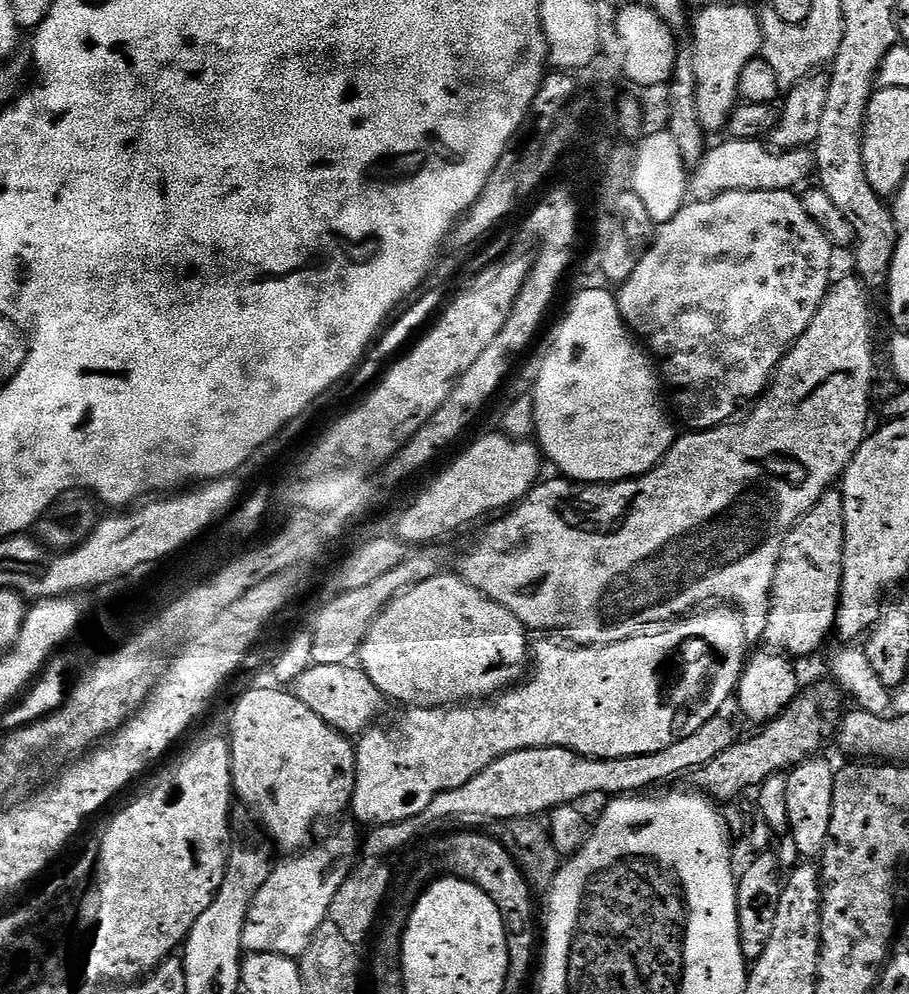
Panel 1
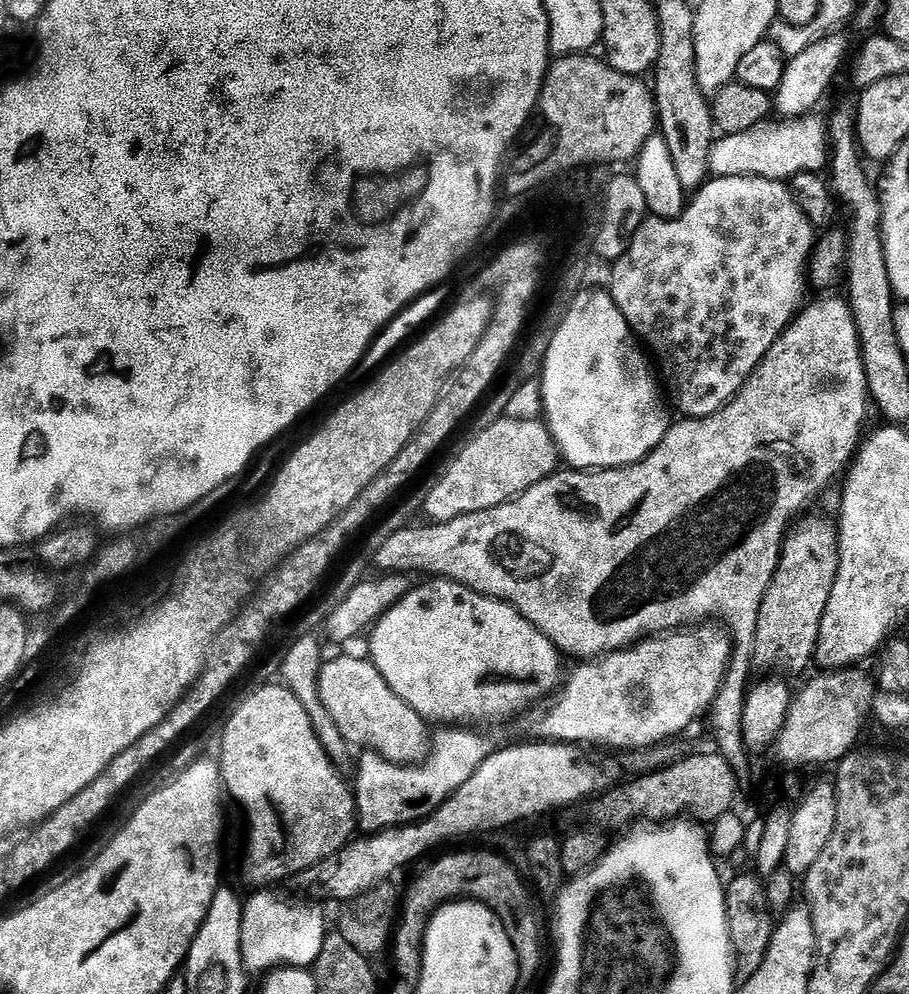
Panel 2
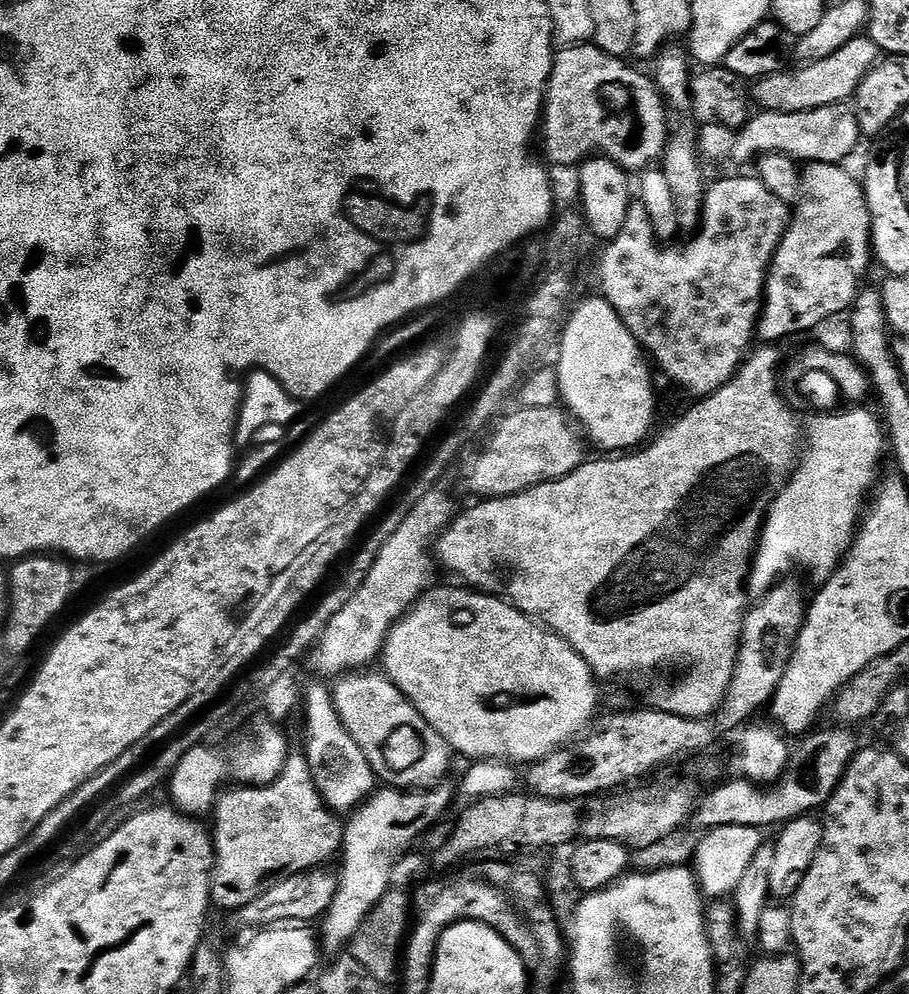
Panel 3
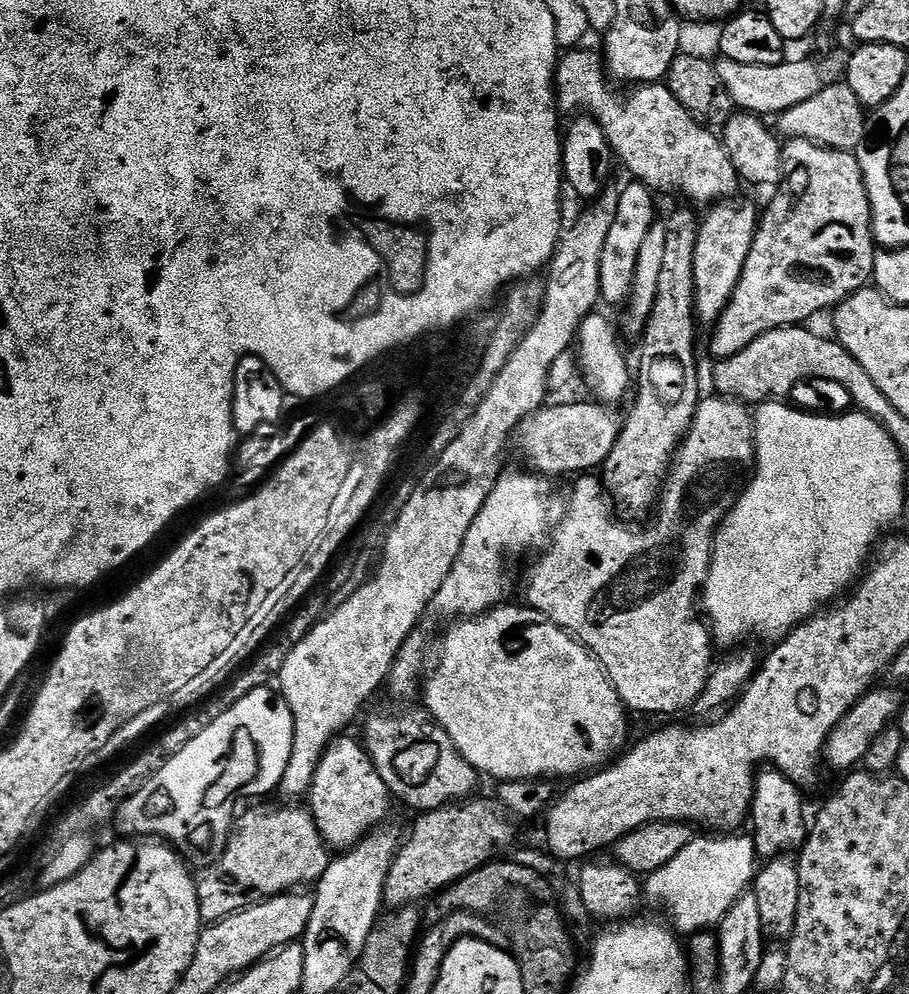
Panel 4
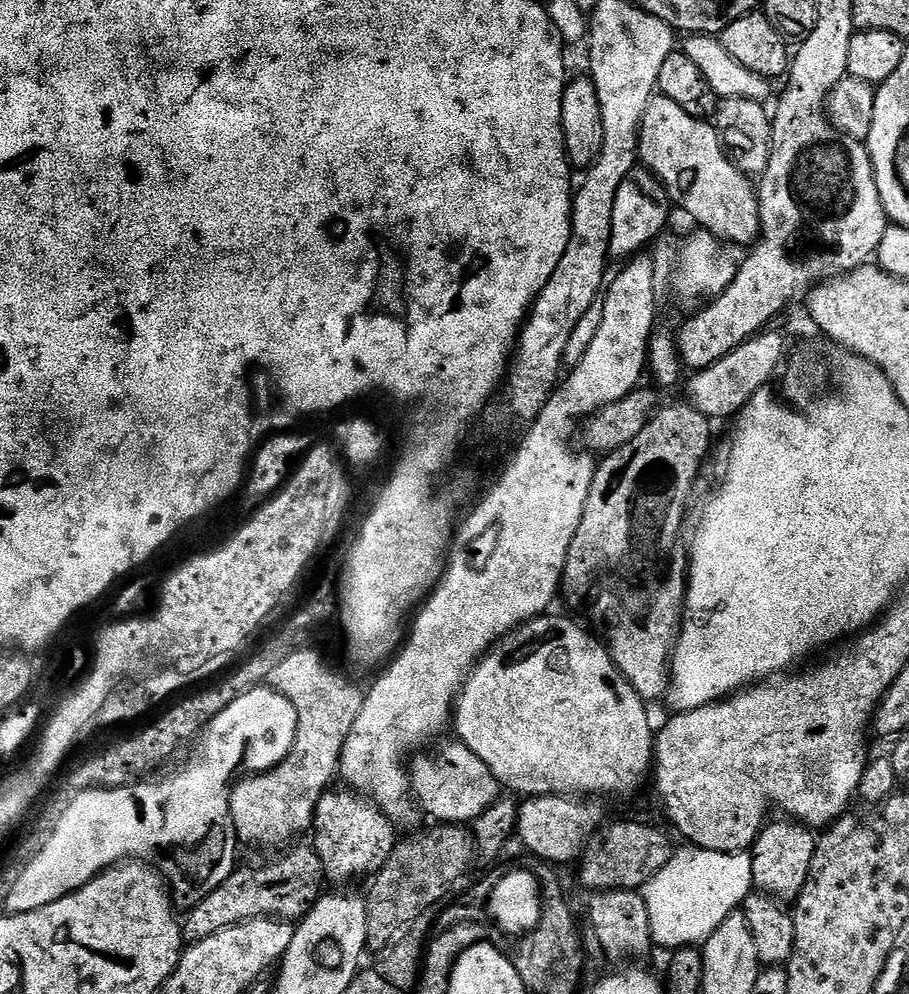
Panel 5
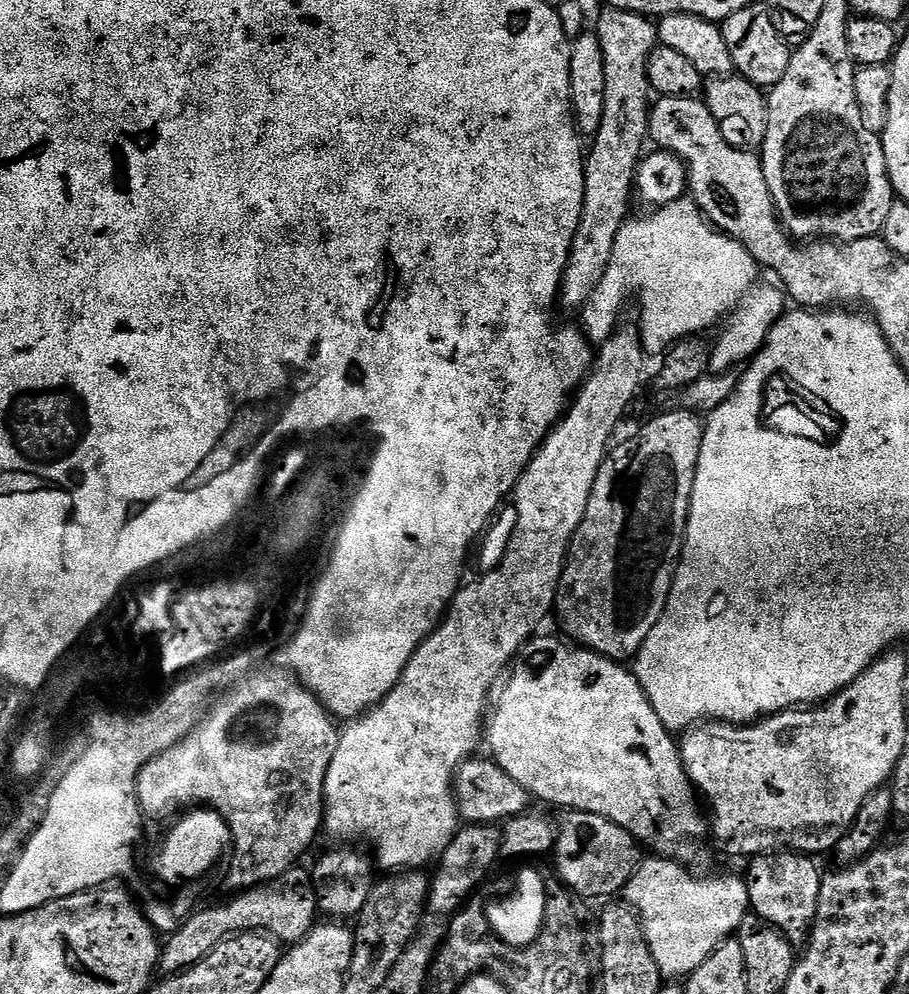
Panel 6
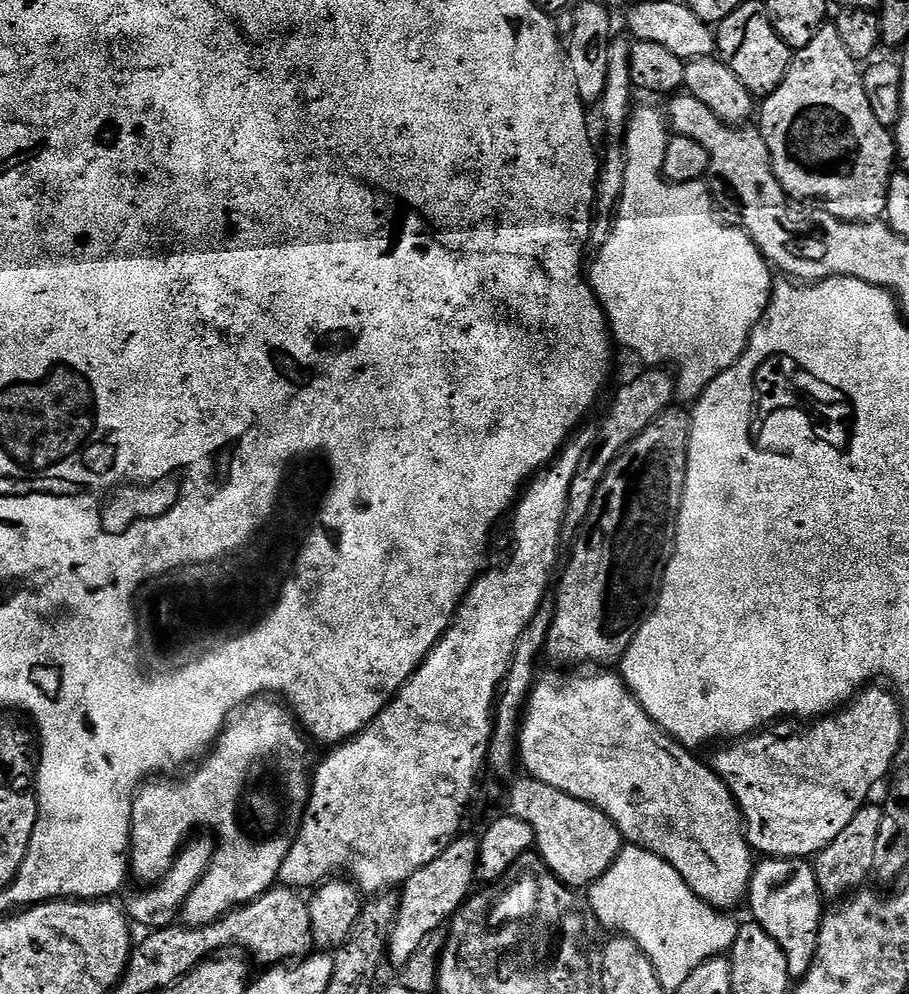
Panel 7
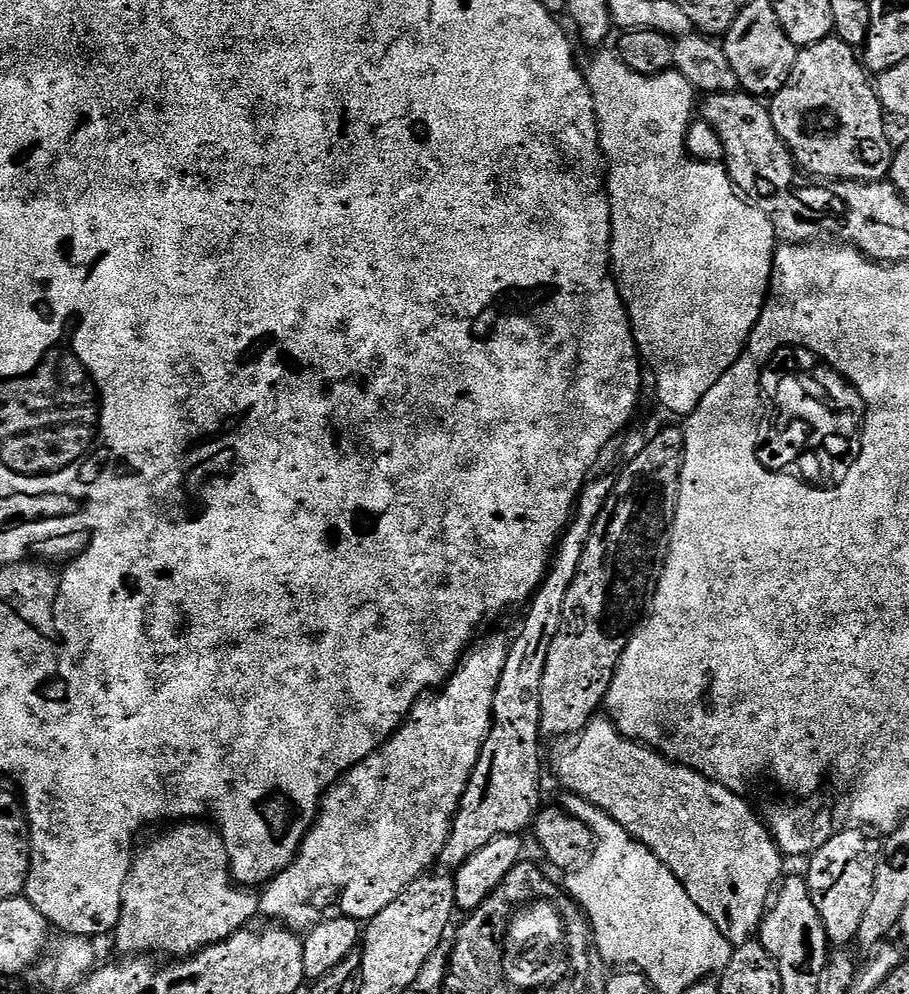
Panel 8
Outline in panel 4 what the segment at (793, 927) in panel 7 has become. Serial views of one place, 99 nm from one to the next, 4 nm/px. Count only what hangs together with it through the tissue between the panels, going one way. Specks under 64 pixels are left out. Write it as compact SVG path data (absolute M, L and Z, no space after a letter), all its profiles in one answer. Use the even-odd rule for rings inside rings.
M768 766L755 773L750 824L756 827L754 839L757 857L769 861L803 848L810 831L810 820L809 817L808 820L804 817L804 800L800 795L802 792L798 785L793 780L786 779L774 767Z

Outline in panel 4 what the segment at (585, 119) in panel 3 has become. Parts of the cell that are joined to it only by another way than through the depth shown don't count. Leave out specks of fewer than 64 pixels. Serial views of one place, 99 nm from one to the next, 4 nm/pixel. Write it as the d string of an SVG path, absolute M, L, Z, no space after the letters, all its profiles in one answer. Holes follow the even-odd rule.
M568 50L559 57L554 81L559 111L590 114L605 132L619 163L621 160L639 183L656 194L677 192L688 200L713 206L739 193L736 191L742 188L742 181L730 162L723 139L713 129L699 124L674 98L667 83L636 86L624 97L611 88L603 59L597 53L595 56L580 51Z

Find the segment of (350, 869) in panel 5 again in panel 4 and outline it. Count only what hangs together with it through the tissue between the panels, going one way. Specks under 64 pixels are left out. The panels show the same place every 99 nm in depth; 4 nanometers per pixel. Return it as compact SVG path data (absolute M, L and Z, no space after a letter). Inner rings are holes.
M341 734L322 754L306 793L306 804L329 849L347 850L387 821L384 819L394 805L394 797L386 782L382 782L382 774L378 774L363 743Z

